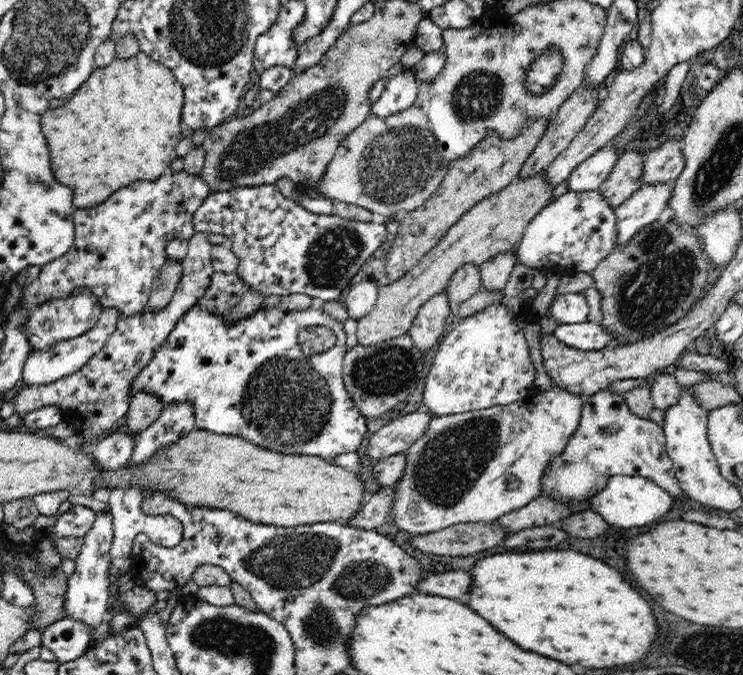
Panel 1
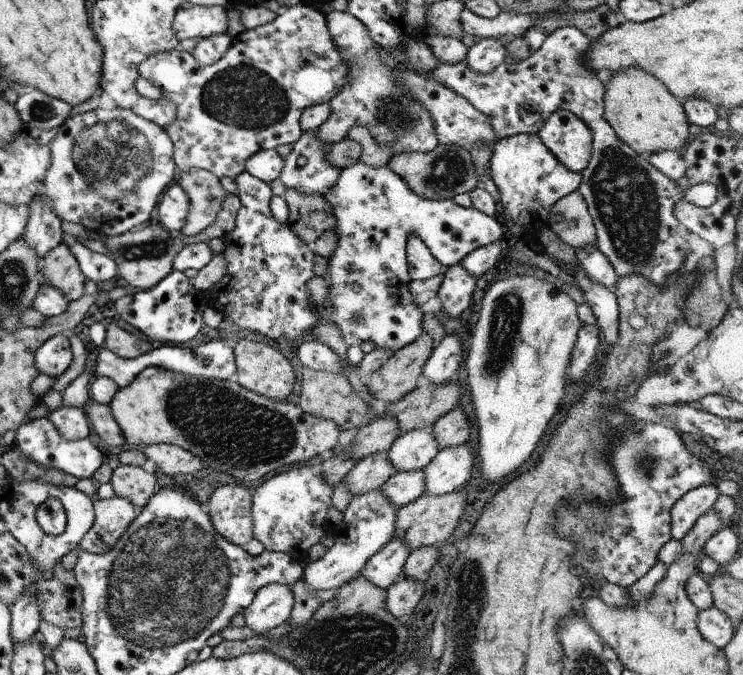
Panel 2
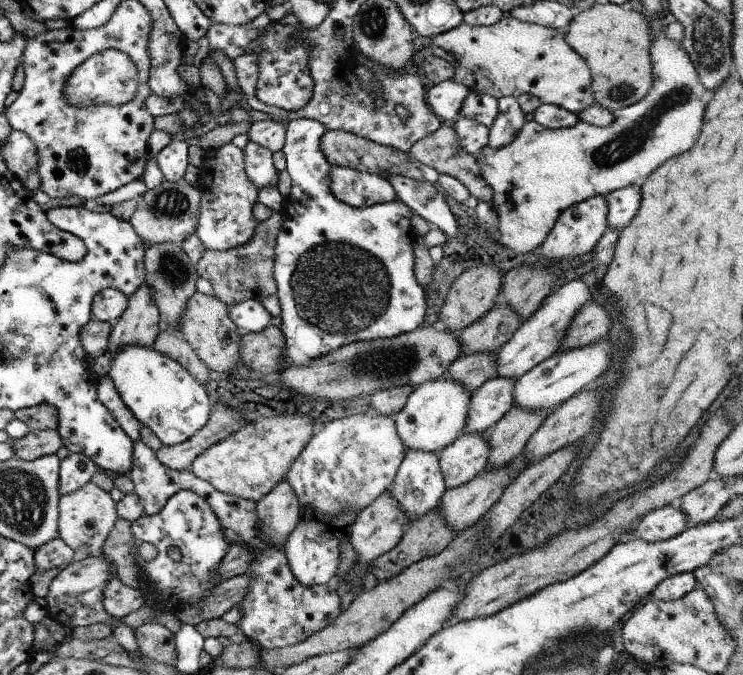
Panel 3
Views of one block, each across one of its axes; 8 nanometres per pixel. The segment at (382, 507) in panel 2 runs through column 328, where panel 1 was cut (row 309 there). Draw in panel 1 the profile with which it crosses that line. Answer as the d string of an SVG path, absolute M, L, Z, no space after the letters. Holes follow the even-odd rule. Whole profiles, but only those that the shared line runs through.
M580 293L557 294L552 299L547 314L559 325L584 323L589 320L588 303Z

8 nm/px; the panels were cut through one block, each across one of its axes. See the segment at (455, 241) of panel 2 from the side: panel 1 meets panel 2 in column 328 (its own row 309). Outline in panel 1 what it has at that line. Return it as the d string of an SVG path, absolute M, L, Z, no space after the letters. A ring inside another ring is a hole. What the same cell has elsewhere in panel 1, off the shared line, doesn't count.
M197 303L177 323L152 360L141 370L132 385L132 394L148 391L158 396L164 405L192 403L196 429L242 437L252 444L284 454L314 455L330 460L342 452L356 451L368 432L368 419L350 399L342 380L347 337L343 323L333 320L322 308L258 308L251 316L228 323L224 315L211 314ZM306 326L328 327L336 334L335 345L327 351L306 356L298 342L298 336Z

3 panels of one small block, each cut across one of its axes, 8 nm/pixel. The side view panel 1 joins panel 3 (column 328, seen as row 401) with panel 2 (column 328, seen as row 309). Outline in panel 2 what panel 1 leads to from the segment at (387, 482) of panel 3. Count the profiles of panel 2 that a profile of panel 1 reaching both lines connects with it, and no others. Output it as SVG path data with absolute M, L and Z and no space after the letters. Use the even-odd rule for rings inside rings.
M293 466L290 470L283 473L277 473L271 478L267 478L267 480L263 480L263 483L257 487L253 491L253 495L251 497L251 520L252 520L252 538L258 540L261 545L263 545L264 550L267 551L275 551L282 553L289 553L294 558L299 557L301 551L303 550L303 556L305 556L305 551L308 553L309 548L314 544L319 543L319 539L321 536L325 534L325 530L323 530L323 522L325 522L325 514L331 505L331 494L333 491L333 486L329 486L325 480L323 480L323 476L321 476L318 467L314 468L311 466Z

